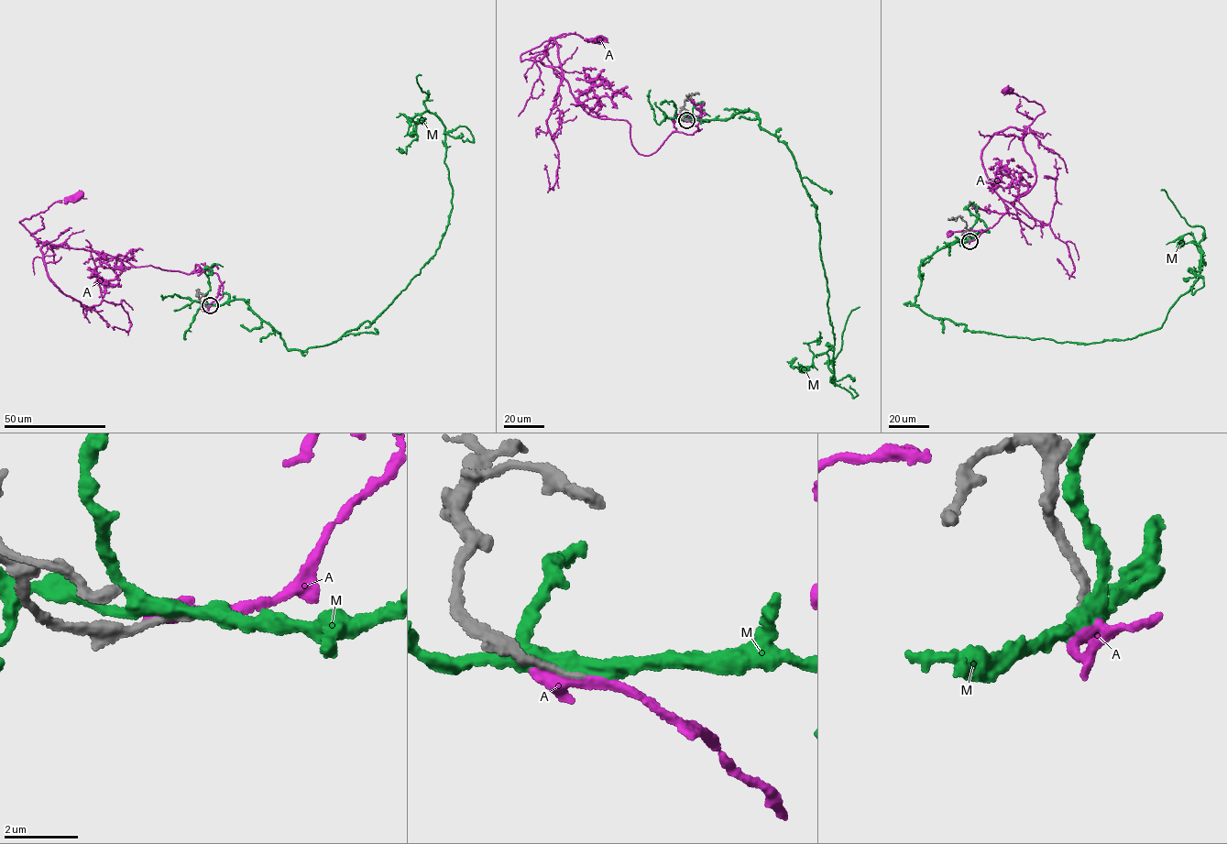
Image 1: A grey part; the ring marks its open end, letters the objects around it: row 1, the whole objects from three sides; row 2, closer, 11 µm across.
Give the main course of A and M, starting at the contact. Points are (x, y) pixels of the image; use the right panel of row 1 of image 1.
A: (969, 241), (1007, 213), (1035, 224), (1014, 127), (982, 165), (1064, 242), (1074, 272), (1059, 263)
M: (969, 241), (922, 263), (924, 312), (1008, 337), (1130, 339), (1160, 327), (1202, 259), (1204, 228), (1161, 190)

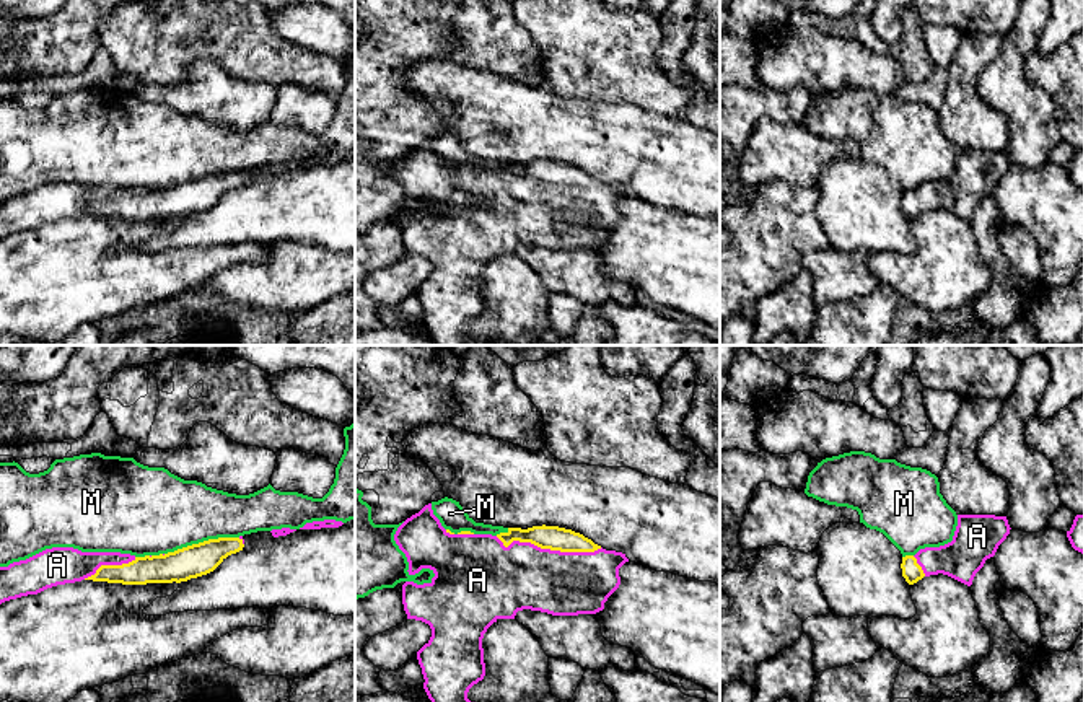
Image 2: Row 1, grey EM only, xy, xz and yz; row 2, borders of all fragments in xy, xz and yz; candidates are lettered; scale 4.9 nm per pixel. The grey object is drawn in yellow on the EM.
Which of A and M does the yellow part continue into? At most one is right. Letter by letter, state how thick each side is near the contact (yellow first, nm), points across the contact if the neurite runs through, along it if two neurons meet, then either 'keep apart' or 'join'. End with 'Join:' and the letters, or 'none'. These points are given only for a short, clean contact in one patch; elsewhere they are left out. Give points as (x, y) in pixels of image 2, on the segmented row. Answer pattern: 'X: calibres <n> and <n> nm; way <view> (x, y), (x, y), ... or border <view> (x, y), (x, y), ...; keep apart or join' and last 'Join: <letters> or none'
A: calibres 120 and 320 nm; join
M: calibres 160 and 400 nm; keep apart
Join: A

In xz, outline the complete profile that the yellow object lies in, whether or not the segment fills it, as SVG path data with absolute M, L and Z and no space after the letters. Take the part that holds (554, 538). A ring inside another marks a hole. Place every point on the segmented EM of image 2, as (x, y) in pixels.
M432 503L407 518L396 531L394 541L406 554L409 575L430 568L435 577L430 583L402 585L402 604L407 619L430 625L430 640L417 652L423 674L423 689L432 702L471 702L469 689L484 679L485 663L482 638L487 629L498 619L515 619L518 611L531 609L552 616L596 614L604 609L607 598L619 588L619 568L629 562L625 554L606 551L580 533L559 526L533 526L528 529L508 528L497 536L445 529L433 515Z

